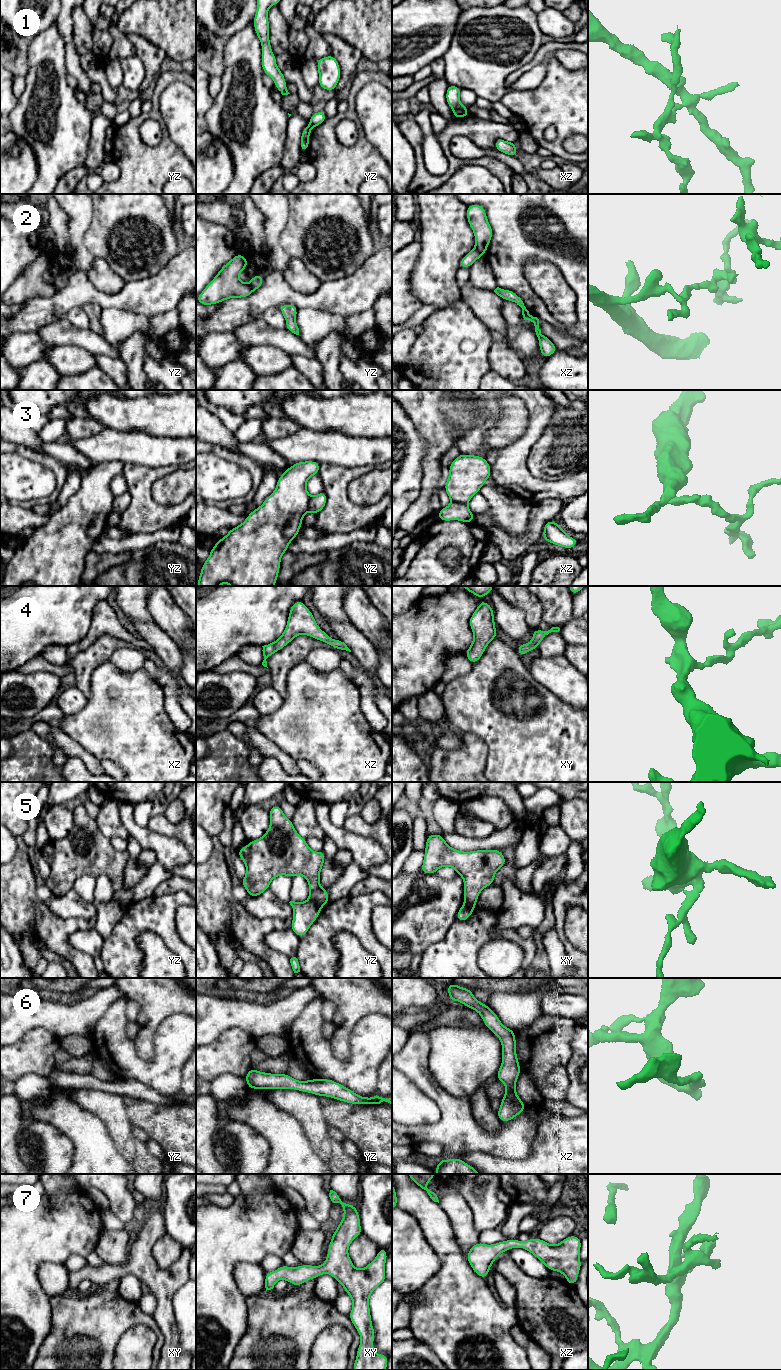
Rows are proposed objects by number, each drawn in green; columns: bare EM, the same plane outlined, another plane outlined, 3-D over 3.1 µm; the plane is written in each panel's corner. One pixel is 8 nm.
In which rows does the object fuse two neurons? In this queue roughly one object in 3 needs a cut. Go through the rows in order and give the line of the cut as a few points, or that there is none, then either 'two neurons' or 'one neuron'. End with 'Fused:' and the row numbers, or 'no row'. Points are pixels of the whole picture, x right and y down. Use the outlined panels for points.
1: xz (454, 109), (464, 109), (467, 111) | two neurons
2: xz (475, 247), (483, 254) | two neurons
3: xz (452, 500), (466, 504) | two neurons
4: no cut | one neuron
5: yz (309, 898), (320, 907) | two neurons
6: no cut | one neuron
7: no cut | one neuron
Fused: 1, 2, 3, 5

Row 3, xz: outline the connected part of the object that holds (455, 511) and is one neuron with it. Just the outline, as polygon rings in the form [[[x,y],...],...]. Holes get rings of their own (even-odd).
[[[451,502],[449,506],[441,508],[438,511],[438,520],[452,521],[458,520],[465,523],[471,523],[477,516],[470,512],[467,504]]]

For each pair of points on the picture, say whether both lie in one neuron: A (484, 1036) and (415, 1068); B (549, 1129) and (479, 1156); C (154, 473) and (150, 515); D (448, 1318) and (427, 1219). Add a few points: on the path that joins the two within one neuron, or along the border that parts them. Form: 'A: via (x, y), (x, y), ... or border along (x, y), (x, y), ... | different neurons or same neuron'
A: border along (429, 1038), (429, 1070), (438, 1084) | different neurons
B: via (541, 1150), (528, 1163), (500, 1163) | same neuron
C: via (145, 483), (145, 505) | same neuron
D: via (448, 1293), (448, 1250), (445, 1244) | same neuron

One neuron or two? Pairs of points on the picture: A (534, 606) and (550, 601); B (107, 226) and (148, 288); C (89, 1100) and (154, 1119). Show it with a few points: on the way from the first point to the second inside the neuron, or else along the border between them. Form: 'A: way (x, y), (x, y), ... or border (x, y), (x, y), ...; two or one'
A: border (535, 596), (541, 605), (542, 620); two
B: border (162, 268), (155, 274), (126, 282); two
C: border (123, 1097), (126, 1113), (133, 1125); two

